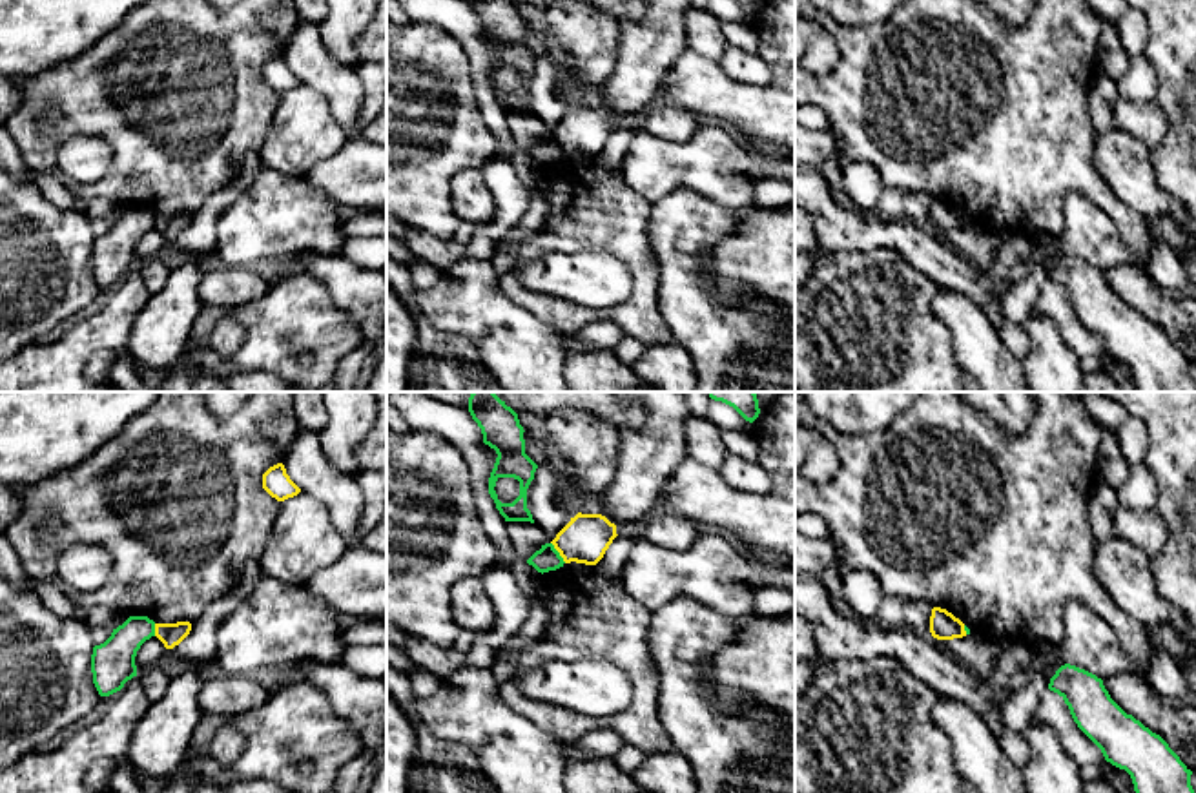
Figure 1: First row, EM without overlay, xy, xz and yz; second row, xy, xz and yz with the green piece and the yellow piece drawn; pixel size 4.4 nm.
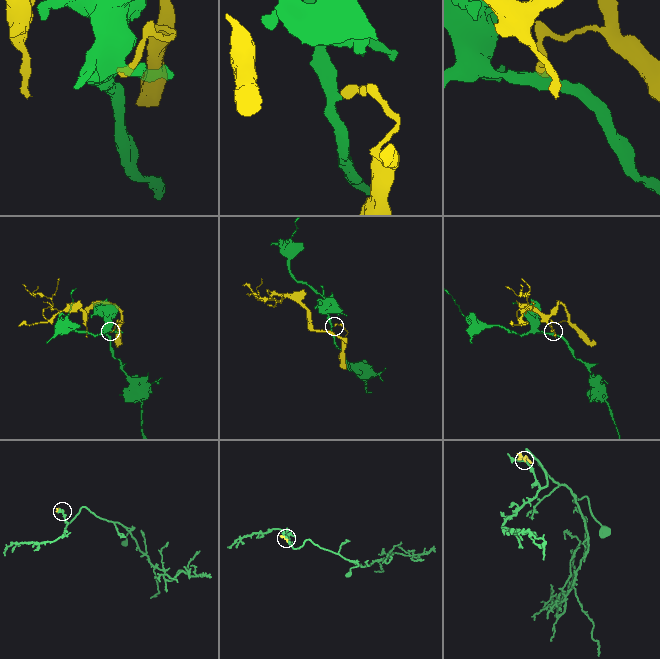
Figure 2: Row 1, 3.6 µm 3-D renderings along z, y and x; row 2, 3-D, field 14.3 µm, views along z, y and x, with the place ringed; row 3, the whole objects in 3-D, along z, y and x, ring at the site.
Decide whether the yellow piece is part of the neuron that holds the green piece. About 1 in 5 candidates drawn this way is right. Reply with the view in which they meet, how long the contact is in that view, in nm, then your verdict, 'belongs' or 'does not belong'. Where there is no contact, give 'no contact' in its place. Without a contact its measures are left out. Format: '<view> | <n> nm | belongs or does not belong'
xz | 120 nm | does not belong

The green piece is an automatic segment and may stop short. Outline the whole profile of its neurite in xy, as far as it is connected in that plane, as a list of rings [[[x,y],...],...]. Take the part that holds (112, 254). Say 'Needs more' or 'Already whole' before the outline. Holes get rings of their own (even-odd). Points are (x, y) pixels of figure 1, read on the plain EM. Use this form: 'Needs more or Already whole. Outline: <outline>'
Already whole. Outline: [[[129,208],[111,228],[93,239],[91,264],[100,288],[109,288],[137,268],[135,248],[140,237],[155,228],[155,213],[148,208]]]

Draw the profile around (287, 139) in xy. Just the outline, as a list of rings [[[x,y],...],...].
[[[301,82],[279,93],[259,159],[263,168],[304,177],[315,162],[335,155],[346,139],[328,98]]]

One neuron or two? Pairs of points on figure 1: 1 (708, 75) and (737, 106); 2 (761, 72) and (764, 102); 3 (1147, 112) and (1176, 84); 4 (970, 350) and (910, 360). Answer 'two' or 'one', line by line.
1: one
2: two
3: two
4: two

